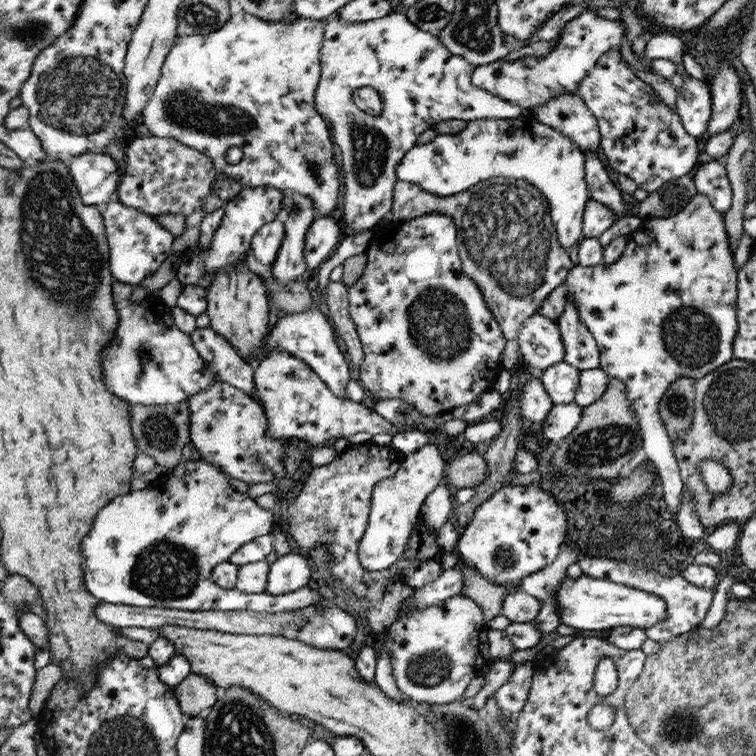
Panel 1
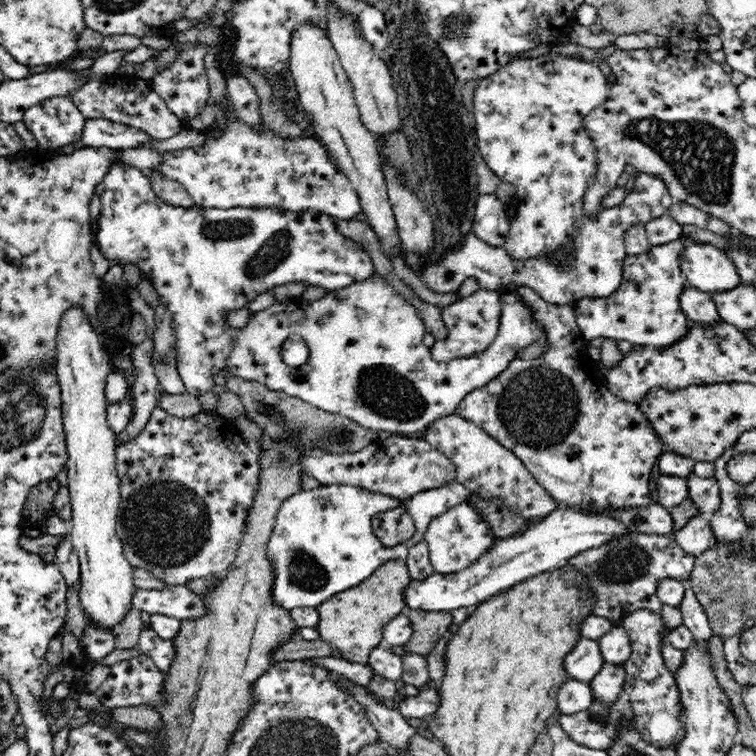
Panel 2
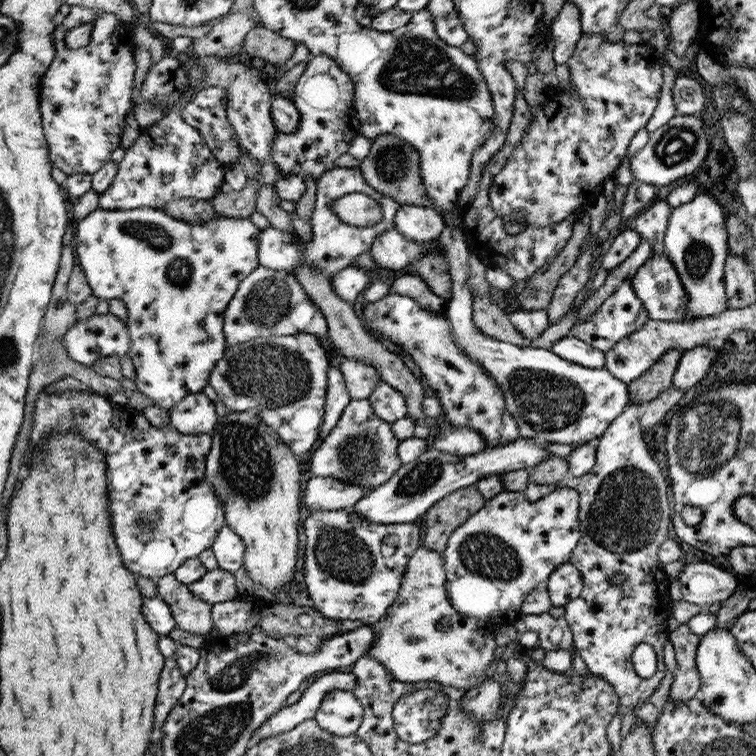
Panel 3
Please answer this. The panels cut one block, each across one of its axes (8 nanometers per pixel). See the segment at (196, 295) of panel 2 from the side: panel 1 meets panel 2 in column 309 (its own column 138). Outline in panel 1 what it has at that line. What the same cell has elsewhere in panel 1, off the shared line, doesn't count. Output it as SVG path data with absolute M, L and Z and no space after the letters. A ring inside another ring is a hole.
M116 198L108 202L103 216L107 224L108 242L111 243L111 270L116 281L138 286L162 268L174 244L174 236L167 227L152 215L126 206Z

